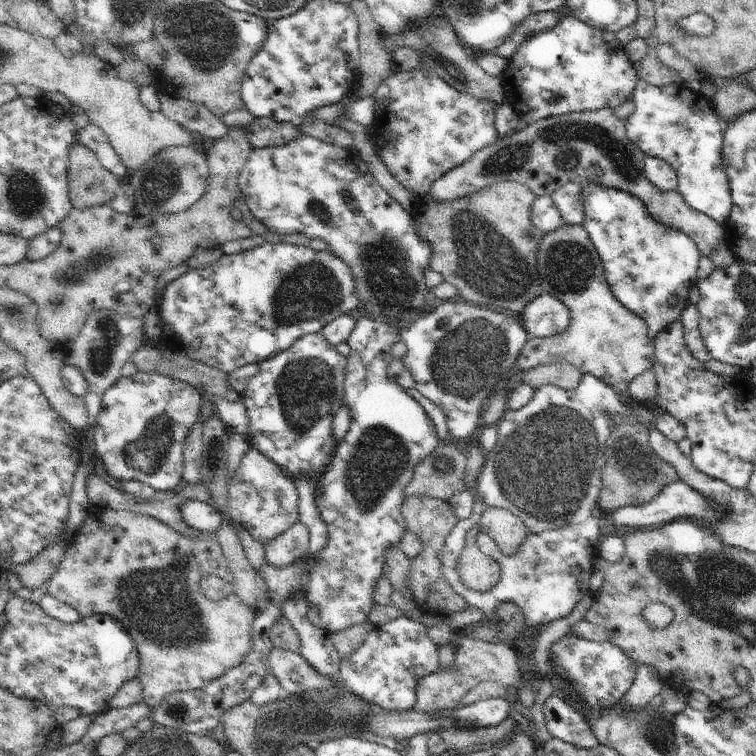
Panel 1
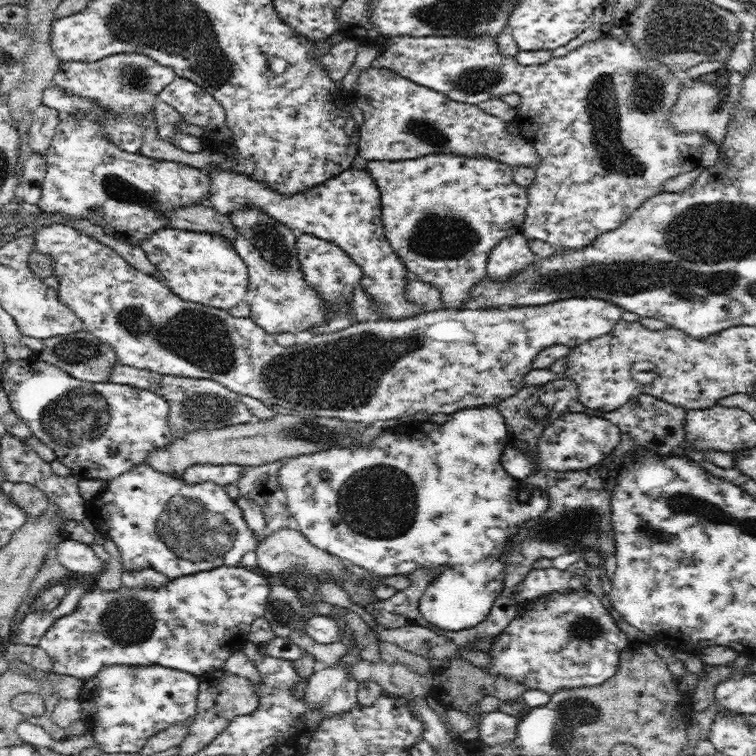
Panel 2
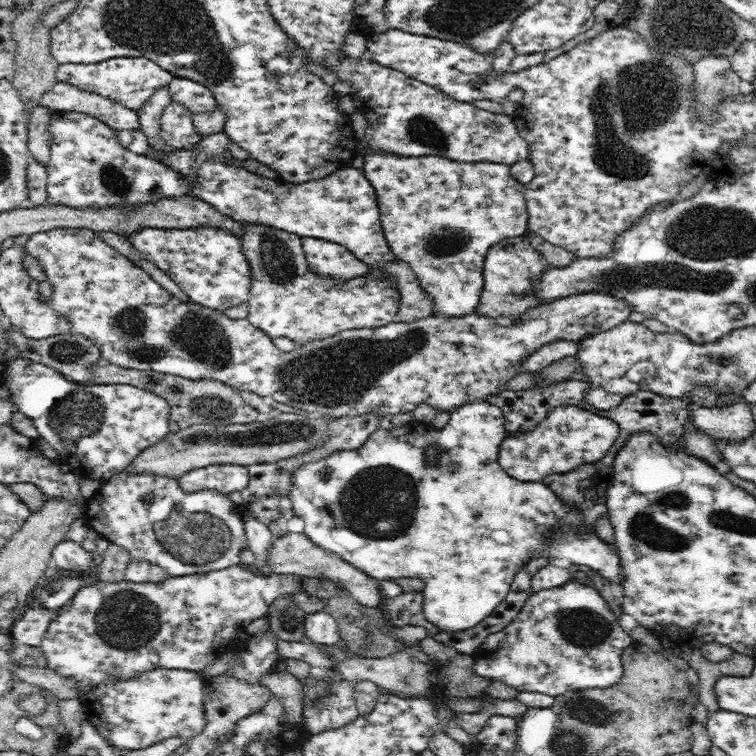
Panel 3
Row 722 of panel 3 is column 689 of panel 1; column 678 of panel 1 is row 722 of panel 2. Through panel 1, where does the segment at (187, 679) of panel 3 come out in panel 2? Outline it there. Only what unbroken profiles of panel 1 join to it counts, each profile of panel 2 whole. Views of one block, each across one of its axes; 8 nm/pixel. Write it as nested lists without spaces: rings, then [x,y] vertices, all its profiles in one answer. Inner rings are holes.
[[[104,666],[96,676],[84,681],[78,702],[82,709],[80,720],[83,721],[94,737],[101,752],[132,752],[139,753],[148,738],[162,732],[173,725],[188,725],[195,722],[194,716],[198,712],[197,696],[200,678],[195,674],[166,666]]]

